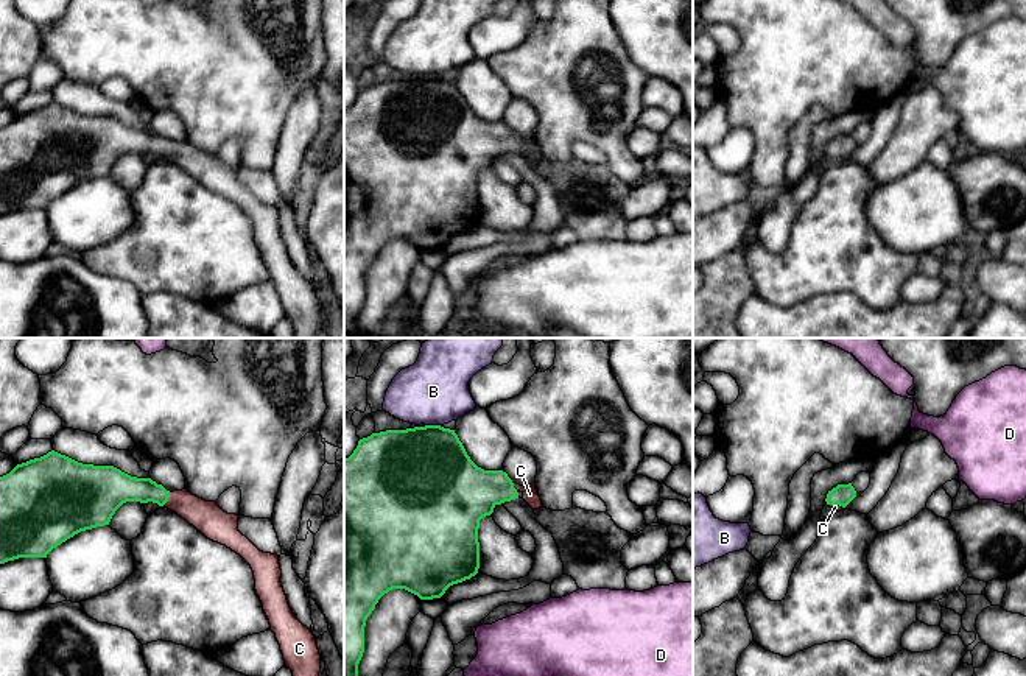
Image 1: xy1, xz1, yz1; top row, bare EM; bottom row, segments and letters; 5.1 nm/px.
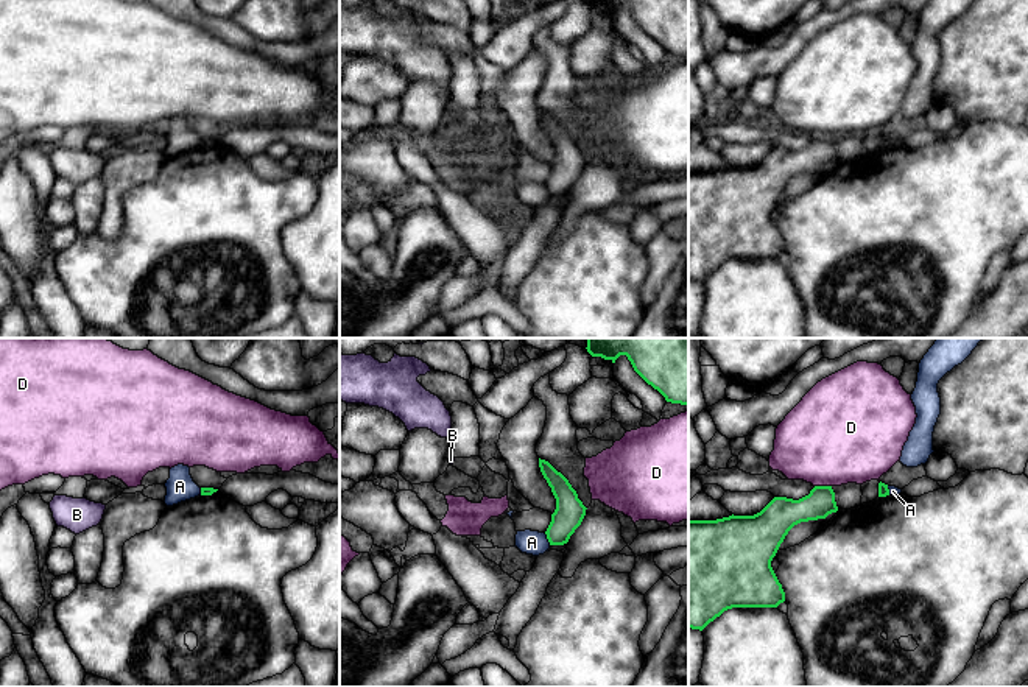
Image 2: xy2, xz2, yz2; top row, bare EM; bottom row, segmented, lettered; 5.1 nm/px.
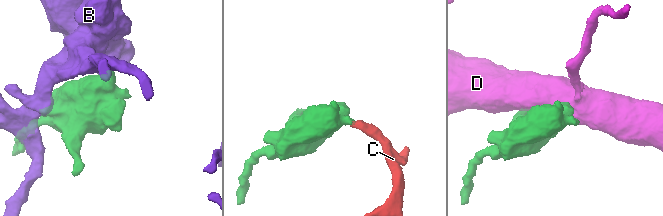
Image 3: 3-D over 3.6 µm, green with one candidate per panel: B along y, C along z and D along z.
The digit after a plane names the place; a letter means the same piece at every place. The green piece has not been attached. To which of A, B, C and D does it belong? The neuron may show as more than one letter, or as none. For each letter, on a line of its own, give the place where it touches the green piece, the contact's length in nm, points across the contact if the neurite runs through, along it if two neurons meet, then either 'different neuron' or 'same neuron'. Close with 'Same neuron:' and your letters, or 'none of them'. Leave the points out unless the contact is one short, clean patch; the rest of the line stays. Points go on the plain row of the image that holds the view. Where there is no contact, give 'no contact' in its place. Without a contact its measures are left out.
A: contact xz2 (547, 189); length 70 nm; border xz2 (544, 184), (550, 195); different neuron
B: contact xz1 (433, 77); length 80 nm; border xz1 (425, 75), (439, 77); different neuron
C: contact xy1 (168, 148); length 80 nm; way xy1 (122, 139), (147, 140), (168, 148), (207, 168); same neuron
D: contact yz2 (823, 137); length 90 nm; border yz2 (815, 136), (830, 137); different neuron
Same neuron: C

